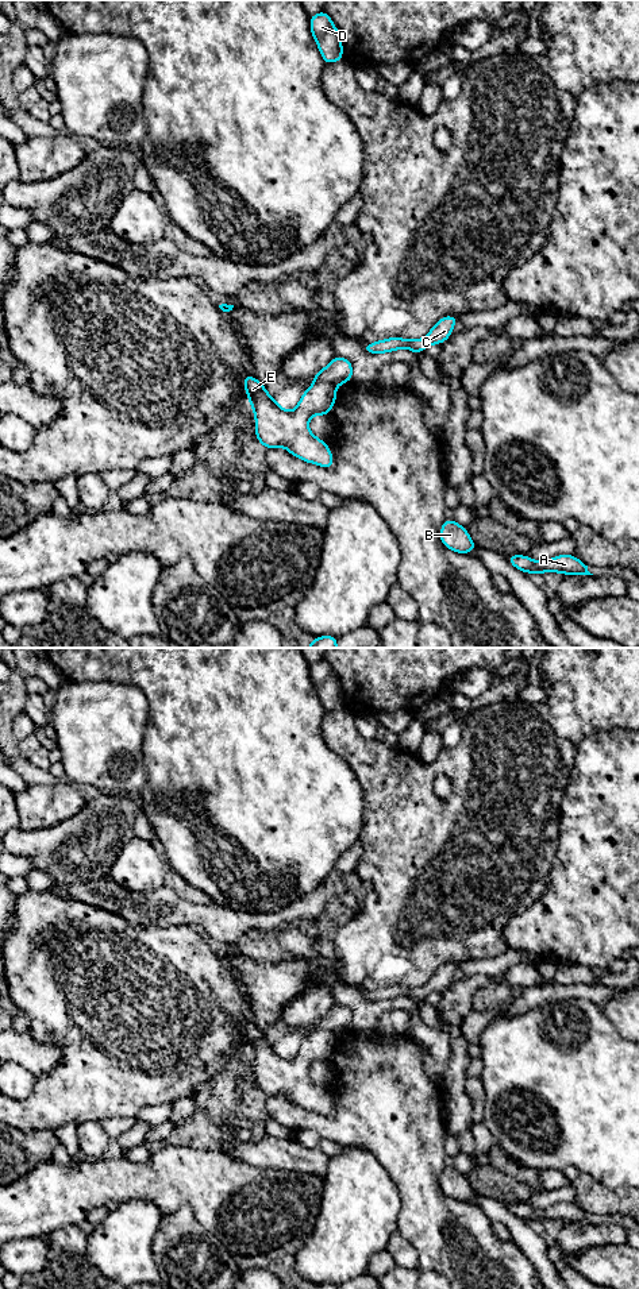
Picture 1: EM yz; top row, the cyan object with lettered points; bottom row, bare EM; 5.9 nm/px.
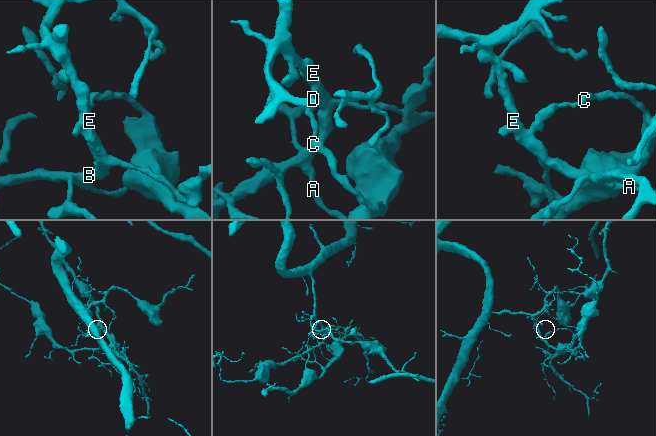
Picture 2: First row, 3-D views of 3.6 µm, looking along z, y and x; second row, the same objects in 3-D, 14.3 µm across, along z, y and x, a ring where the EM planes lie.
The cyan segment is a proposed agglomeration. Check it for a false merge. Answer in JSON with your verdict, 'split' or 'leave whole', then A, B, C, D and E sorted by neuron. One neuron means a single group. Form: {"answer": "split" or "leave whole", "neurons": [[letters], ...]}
{"answer": "split", "neurons": [["A", "B", "D", "E"], ["C"]]}

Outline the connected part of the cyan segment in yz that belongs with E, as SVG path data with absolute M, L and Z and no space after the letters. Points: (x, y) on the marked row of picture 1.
M245 375L243 386L255 416L255 439L265 448L284 447L307 463L324 468L334 466L331 449L308 428L312 416L330 414L336 400L334 386L316 381L303 393L293 412L284 410L257 378Z

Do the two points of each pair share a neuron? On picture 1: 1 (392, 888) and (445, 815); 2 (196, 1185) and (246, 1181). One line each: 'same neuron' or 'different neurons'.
1: same neuron
2: same neuron

